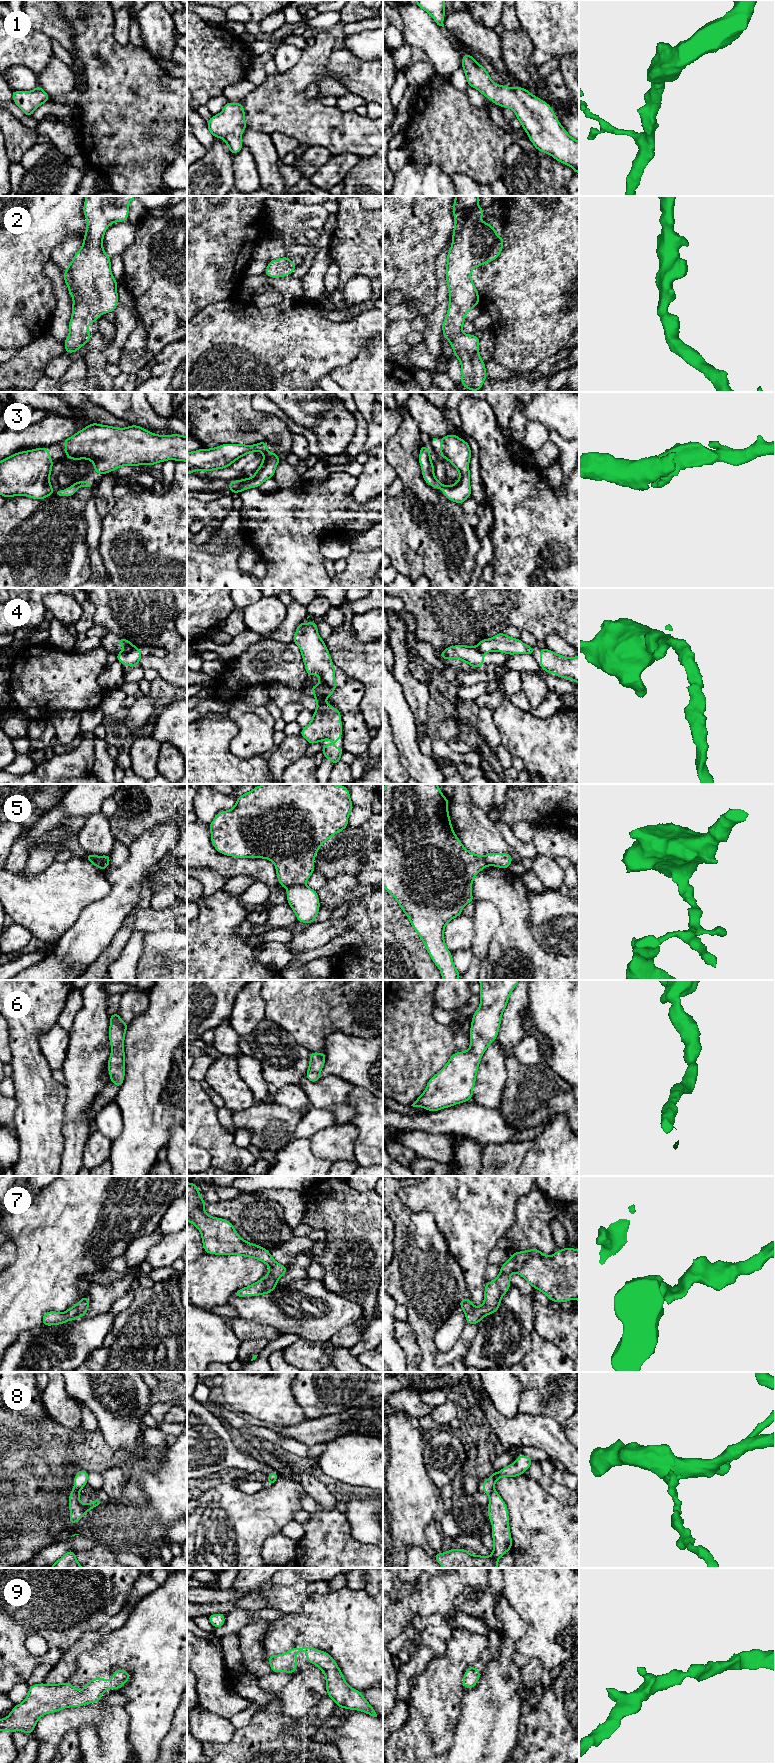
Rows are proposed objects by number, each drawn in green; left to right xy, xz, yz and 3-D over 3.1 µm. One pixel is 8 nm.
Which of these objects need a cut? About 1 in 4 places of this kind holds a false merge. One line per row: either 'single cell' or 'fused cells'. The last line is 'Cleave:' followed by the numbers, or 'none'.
1: single cell
2: single cell
3: single cell
4: fused cells
5: fused cells
6: single cell
7: single cell
8: fused cells
9: single cell
Cleave: 4, 5, 8

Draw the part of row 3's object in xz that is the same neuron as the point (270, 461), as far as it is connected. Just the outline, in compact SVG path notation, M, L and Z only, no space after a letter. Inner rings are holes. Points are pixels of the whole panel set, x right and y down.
M266 441L254 445L228 443L212 449L202 448L187 452L187 475L190 475L193 471L209 472L227 468L240 457L256 451L262 452L264 455L260 467L255 471L255 475L242 480L230 481L228 490L232 493L240 493L249 488L259 488L265 480L273 478L280 461L276 453L267 451Z

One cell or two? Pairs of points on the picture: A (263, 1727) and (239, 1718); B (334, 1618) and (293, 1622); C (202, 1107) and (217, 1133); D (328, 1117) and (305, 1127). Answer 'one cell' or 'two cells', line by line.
A: two cells
B: one cell
C: one cell
D: one cell

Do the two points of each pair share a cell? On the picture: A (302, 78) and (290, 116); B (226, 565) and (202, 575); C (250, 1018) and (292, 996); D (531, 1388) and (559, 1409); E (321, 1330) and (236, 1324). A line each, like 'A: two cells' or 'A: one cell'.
A: one cell
B: one cell
C: two cells
D: one cell
E: two cells

